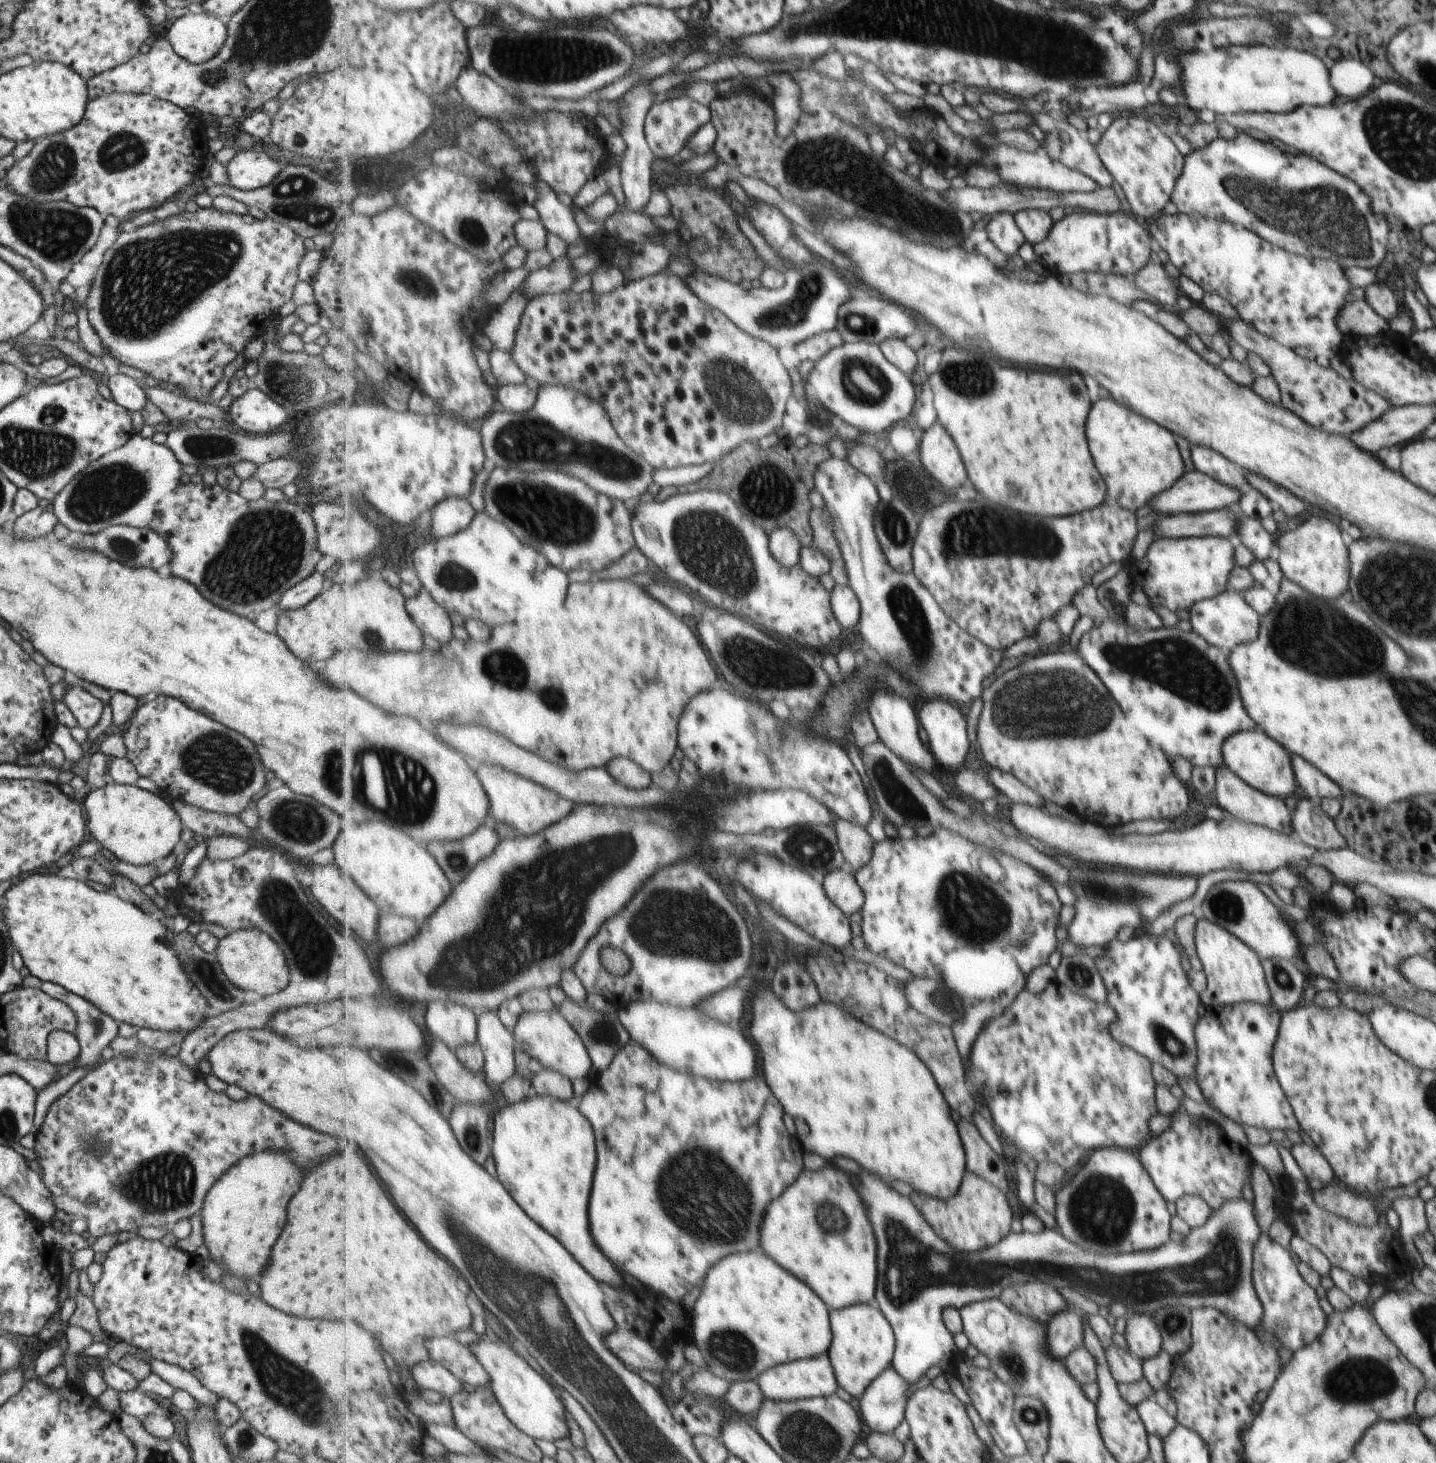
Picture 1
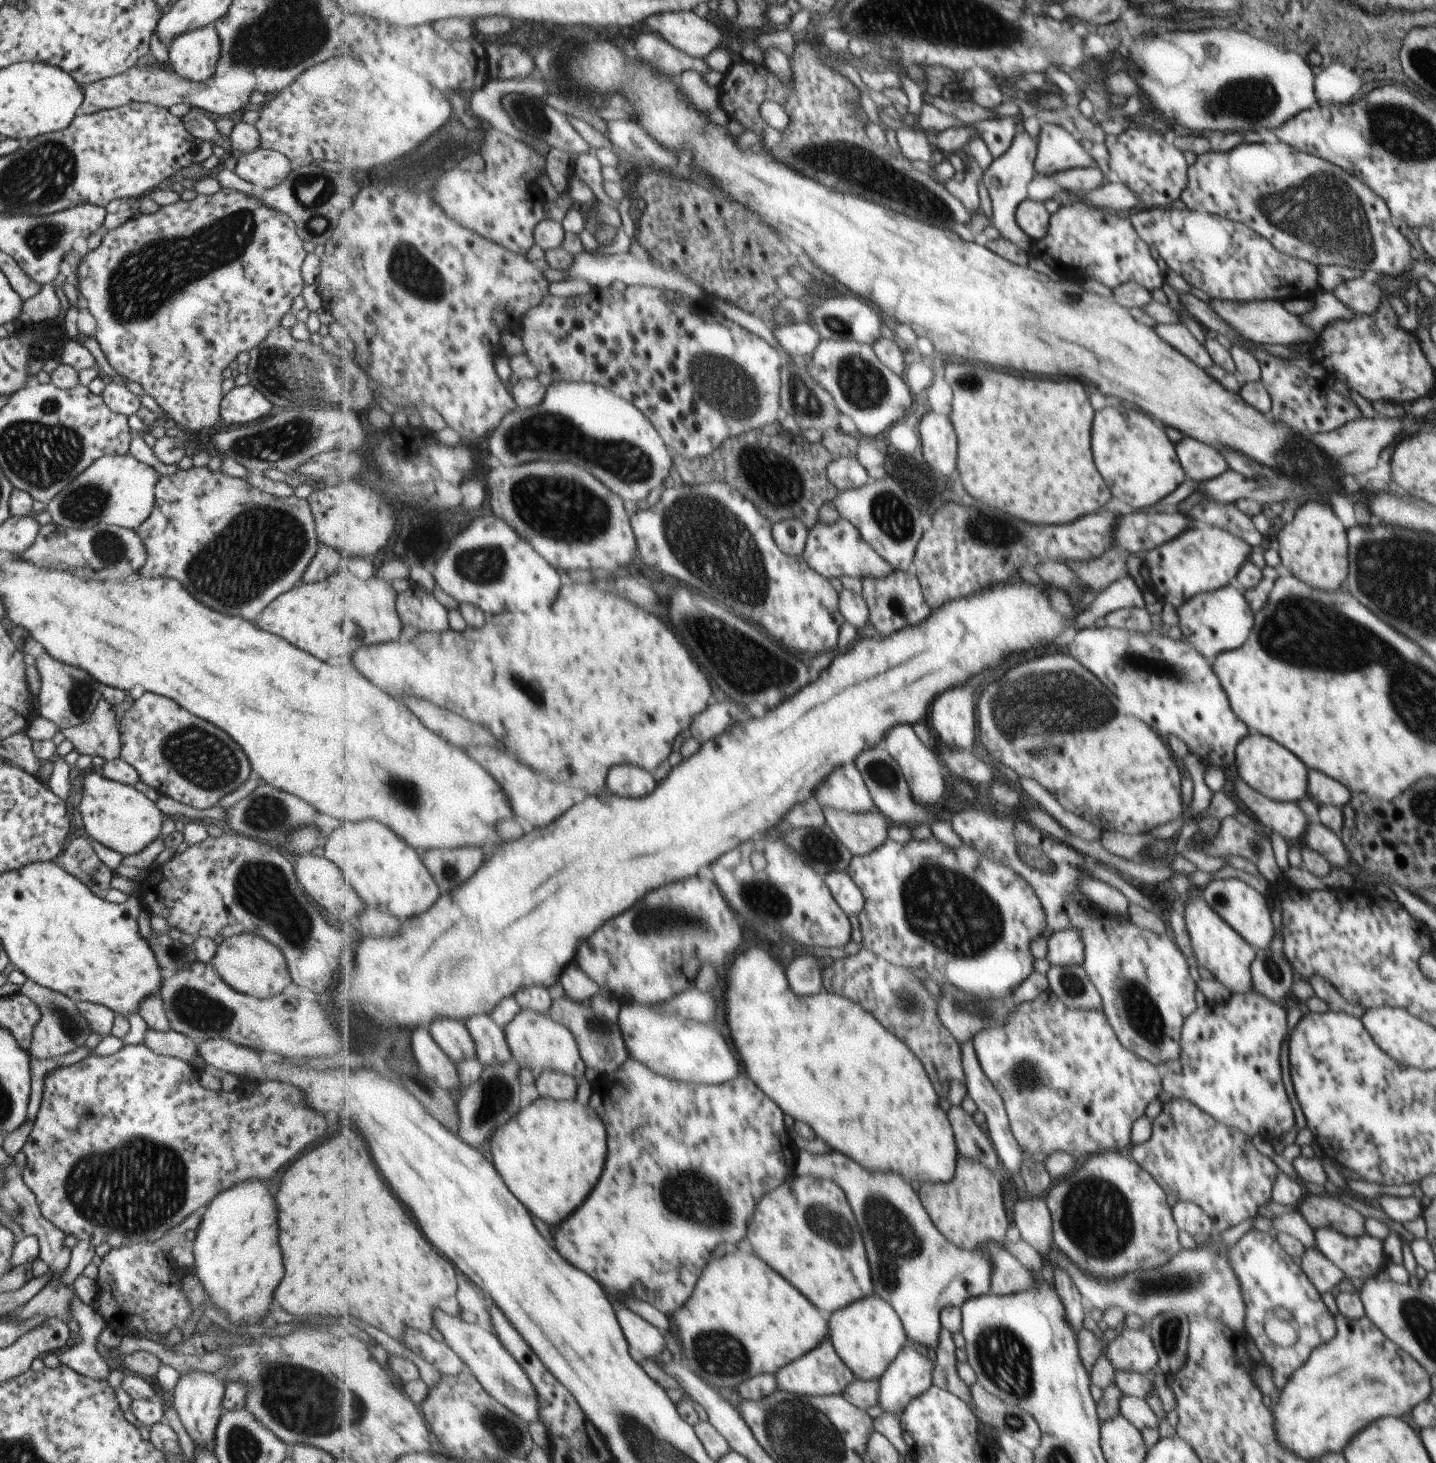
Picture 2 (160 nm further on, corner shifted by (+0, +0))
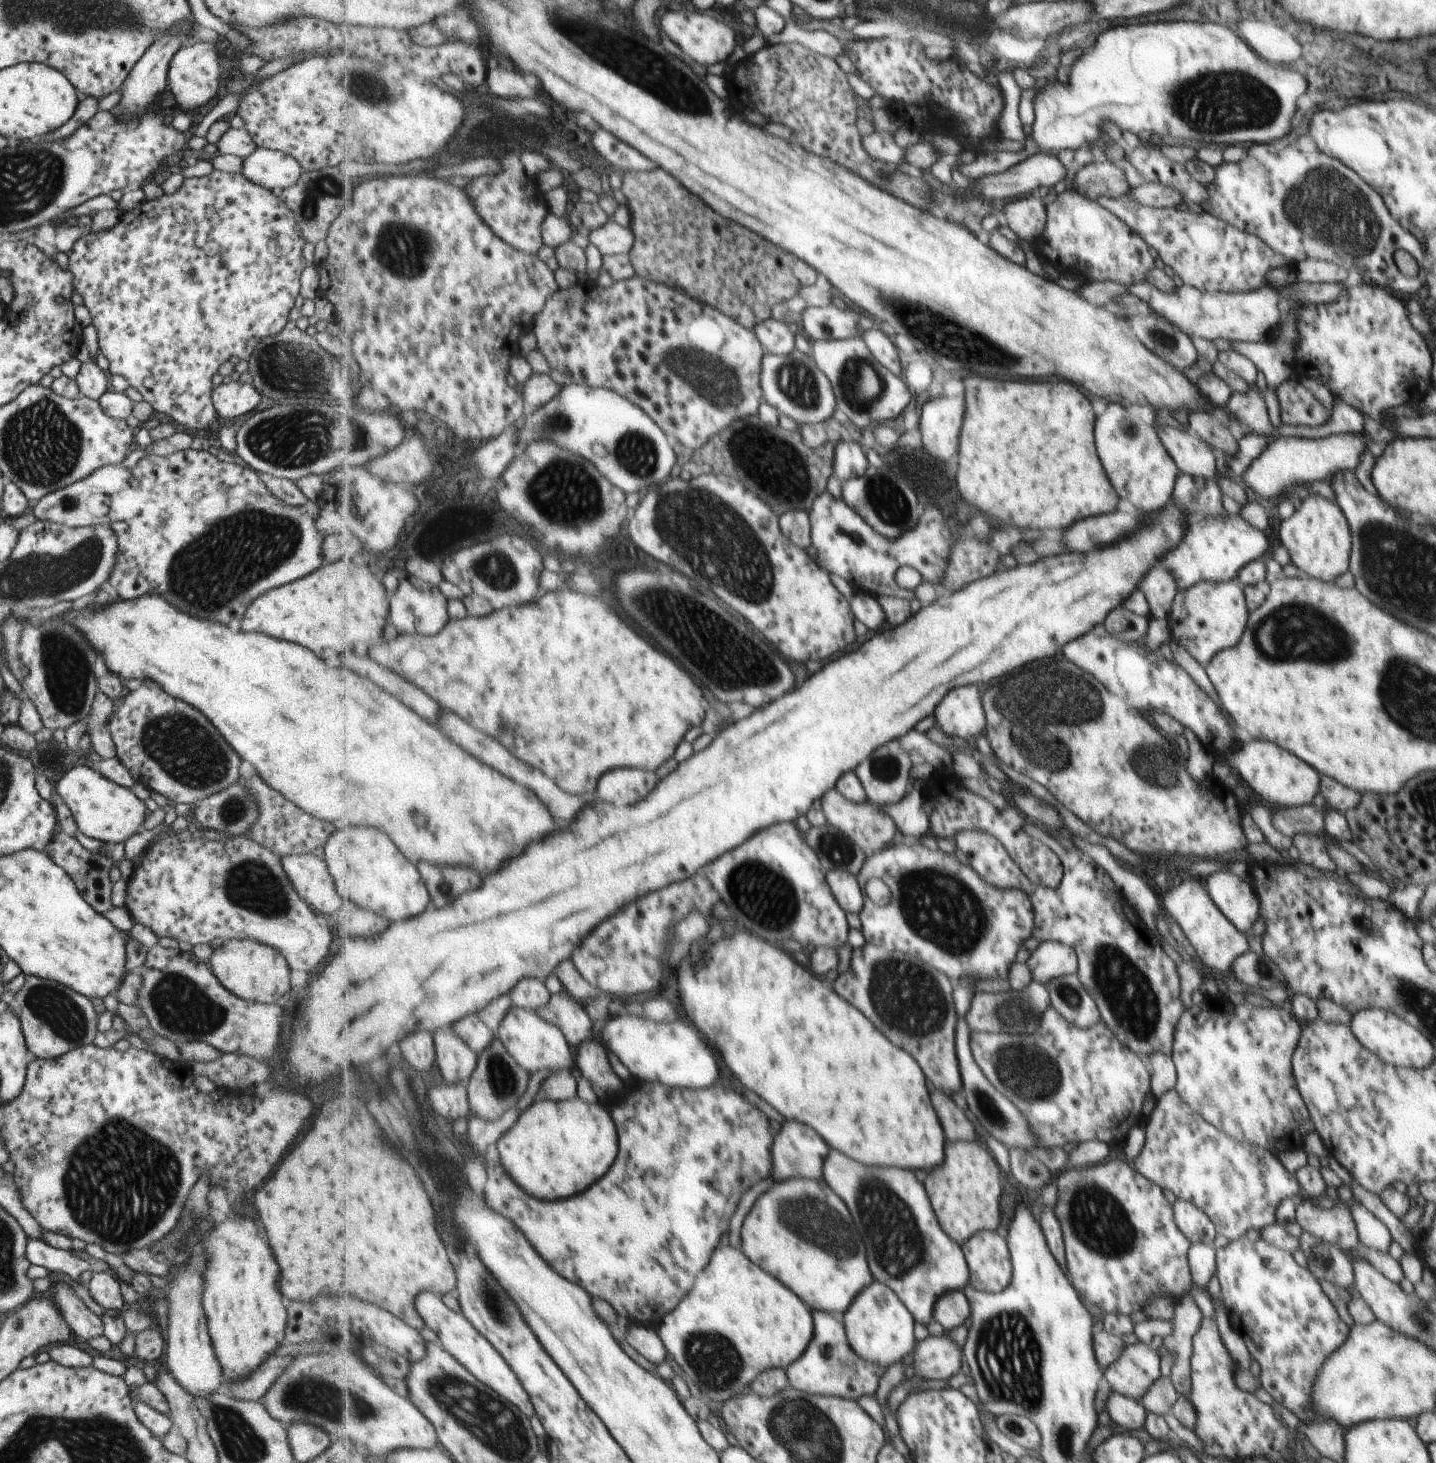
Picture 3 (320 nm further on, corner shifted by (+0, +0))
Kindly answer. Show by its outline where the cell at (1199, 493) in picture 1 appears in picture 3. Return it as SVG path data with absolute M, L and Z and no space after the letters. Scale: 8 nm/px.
M1329 436L1323 440L1301 440L1301 438L1279 438L1271 442L1263 454L1251 462L1249 470L1243 474L1243 482L1261 498L1273 498L1281 494L1285 488L1301 484L1305 480L1325 480L1335 470L1353 470L1359 454L1363 452L1365 442L1361 436Z

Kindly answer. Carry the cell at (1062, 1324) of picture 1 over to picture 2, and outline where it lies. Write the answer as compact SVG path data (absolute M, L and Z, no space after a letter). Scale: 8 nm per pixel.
M1057 1266L1053 1270L1053 1286L1065 1308L1065 1322L1069 1324L1069 1328L1079 1332L1085 1316L1086 1305L1082 1302L1077 1288L1073 1286L1071 1278L1067 1276L1067 1272Z

